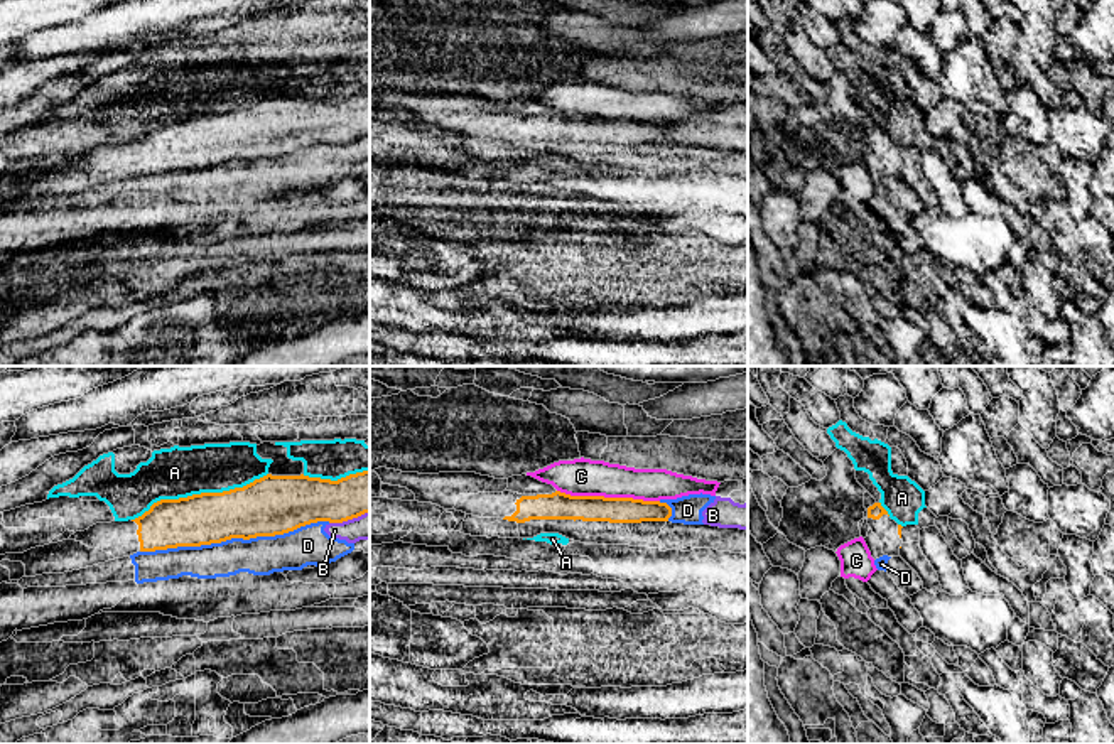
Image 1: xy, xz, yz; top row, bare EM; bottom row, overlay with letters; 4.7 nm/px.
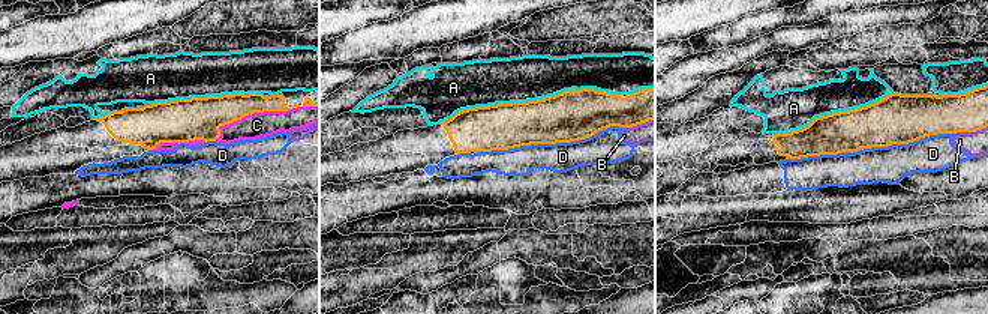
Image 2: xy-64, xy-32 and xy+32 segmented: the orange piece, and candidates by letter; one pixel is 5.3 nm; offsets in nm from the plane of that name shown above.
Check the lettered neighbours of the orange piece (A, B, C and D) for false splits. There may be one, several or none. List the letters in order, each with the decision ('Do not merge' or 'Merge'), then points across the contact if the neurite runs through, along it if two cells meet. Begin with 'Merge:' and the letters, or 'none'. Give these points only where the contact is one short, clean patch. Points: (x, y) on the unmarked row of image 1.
Merge: none
A: Do not merge
B: Do not merge
C: Do not merge
D: Do not merge

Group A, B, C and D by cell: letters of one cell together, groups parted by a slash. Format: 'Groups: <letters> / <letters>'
Groups: A / B D / C

